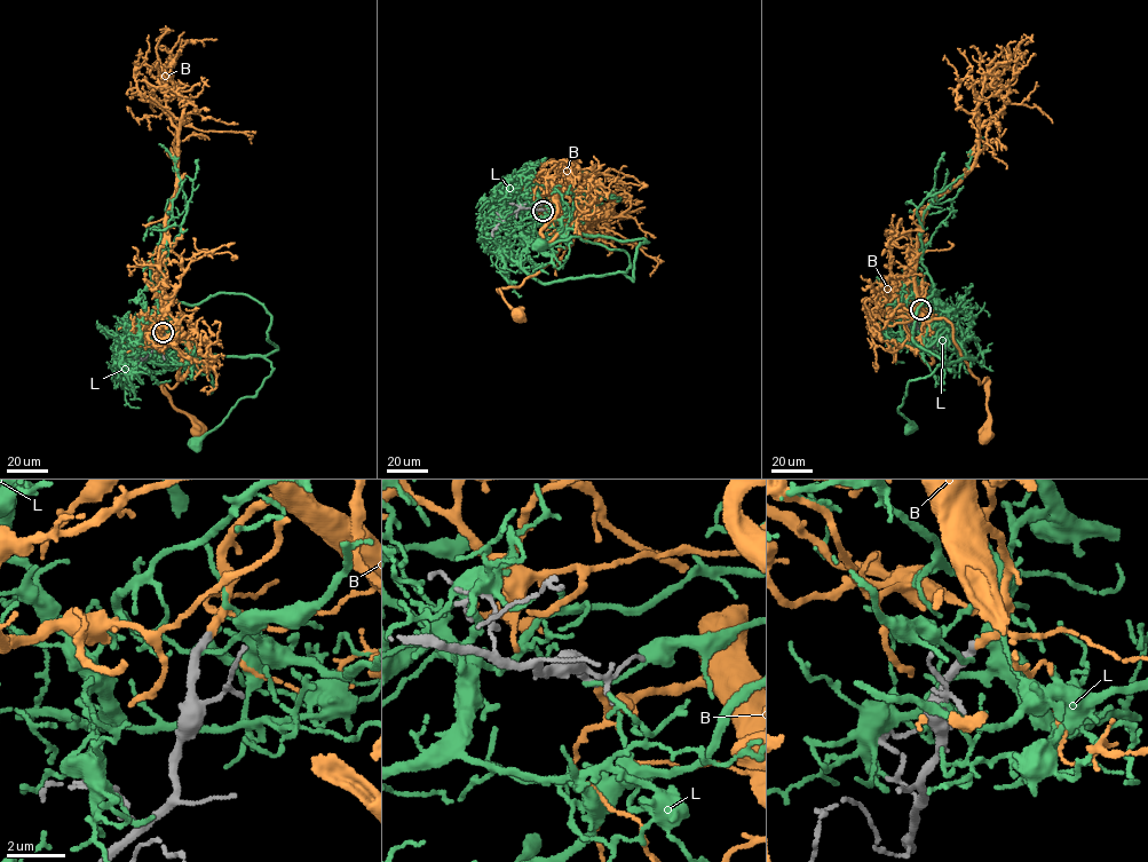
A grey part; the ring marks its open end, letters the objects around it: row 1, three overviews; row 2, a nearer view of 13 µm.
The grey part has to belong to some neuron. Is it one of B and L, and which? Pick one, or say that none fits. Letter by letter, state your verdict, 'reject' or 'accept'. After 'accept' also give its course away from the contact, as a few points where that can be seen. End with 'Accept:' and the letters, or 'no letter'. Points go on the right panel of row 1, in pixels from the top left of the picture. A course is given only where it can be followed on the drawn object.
B: accept; course (920, 309), (921, 301), (925, 322), (943, 318), (951, 325), (970, 372), (980, 384), (986, 379), (984, 435)
L: reject
Accept: B

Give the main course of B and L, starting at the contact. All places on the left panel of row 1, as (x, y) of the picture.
B: (163, 332), (168, 323), (187, 337), (192, 331), (194, 348), (181, 380), (161, 390), (198, 430)
L: (163, 333), (172, 326), (176, 332), (159, 330), (169, 364), (215, 355), (271, 364), (253, 396), (195, 444)

